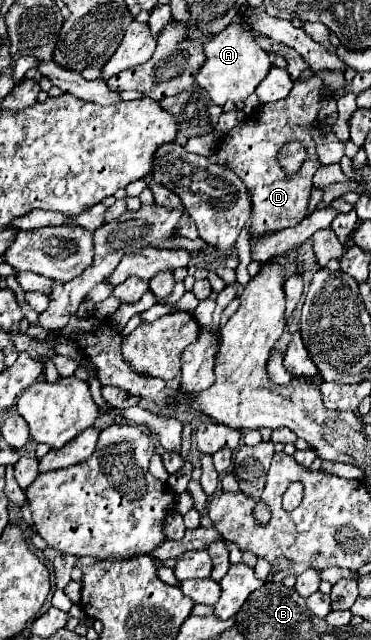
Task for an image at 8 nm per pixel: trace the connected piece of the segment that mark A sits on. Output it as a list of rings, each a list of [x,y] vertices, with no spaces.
[[[233,21],[229,27],[225,27],[225,31],[221,31],[213,39],[209,39],[209,43],[203,45],[205,63],[197,75],[197,83],[207,89],[213,103],[225,105],[227,101],[245,101],[255,91],[255,87],[267,77],[271,69],[271,59],[269,53],[255,43],[255,37],[257,35],[245,29],[239,21]]]

